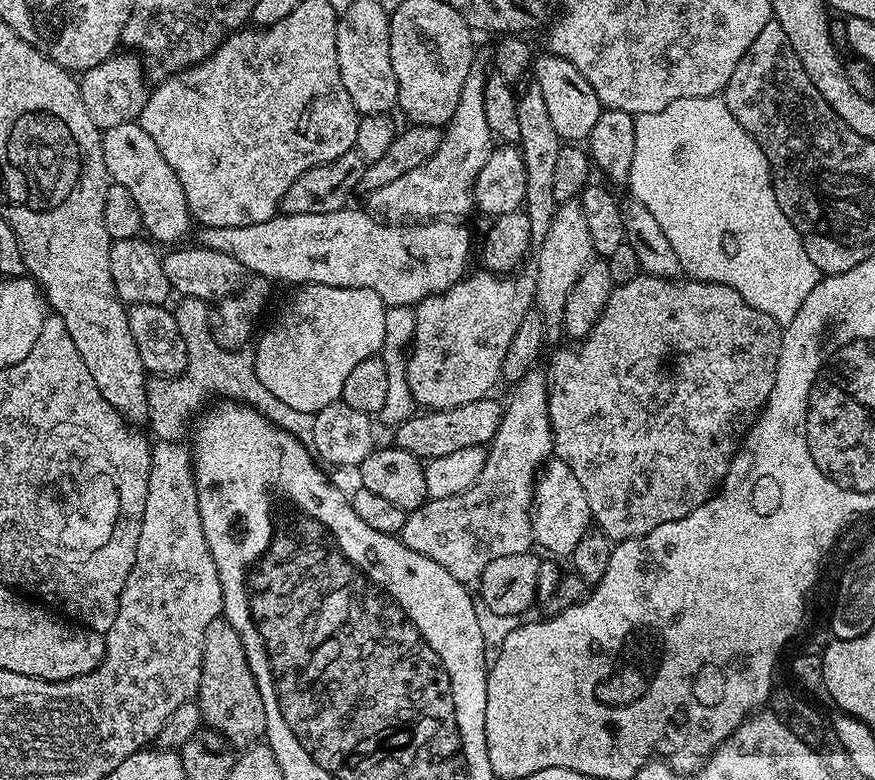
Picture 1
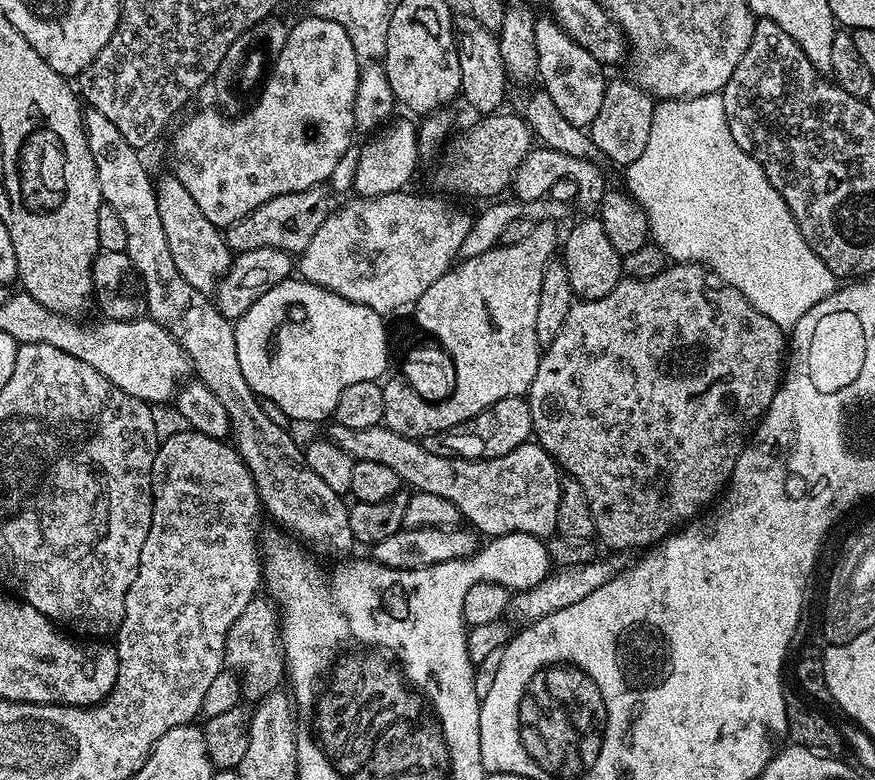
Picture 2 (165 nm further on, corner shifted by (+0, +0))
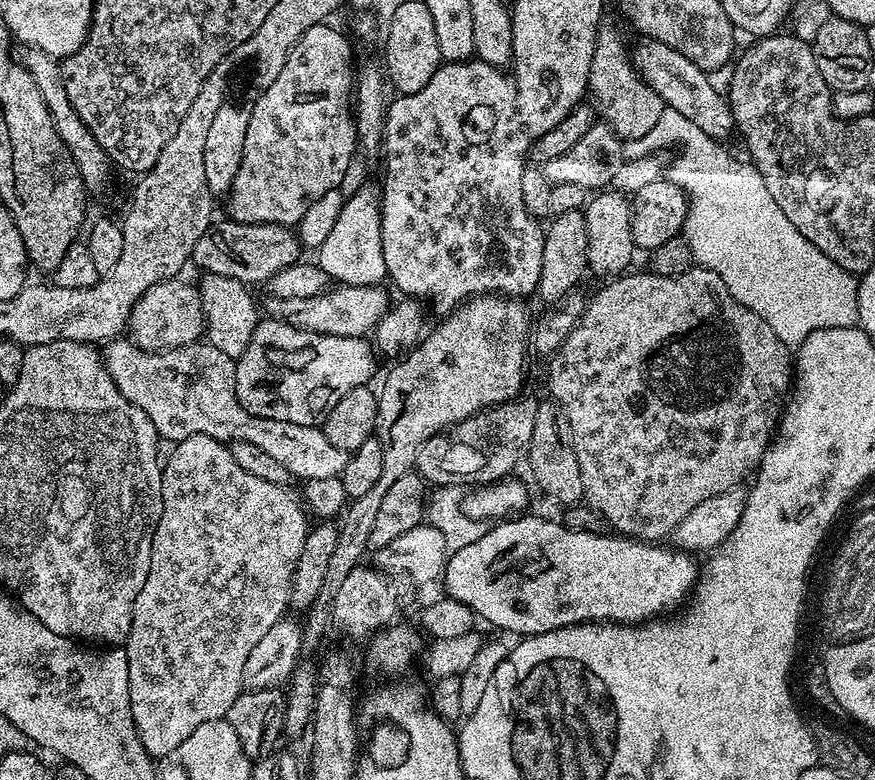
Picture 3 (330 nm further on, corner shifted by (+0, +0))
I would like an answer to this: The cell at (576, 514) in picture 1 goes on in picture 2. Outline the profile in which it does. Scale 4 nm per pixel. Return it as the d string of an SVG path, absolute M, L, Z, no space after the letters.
M337 423L331 427L330 438L342 446L353 461L382 462L382 466L390 466L409 489L446 498L477 533L485 532L485 537L521 532L548 538L556 532L562 472L548 451L535 442L518 446L510 450L510 454L495 456L492 460L457 460L454 456L434 454L426 450L421 441L394 434L394 430L385 428L383 423L357 432Z

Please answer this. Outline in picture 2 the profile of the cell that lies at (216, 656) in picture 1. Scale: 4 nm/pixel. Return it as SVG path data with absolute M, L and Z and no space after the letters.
M267 599L251 600L242 610L226 636L224 662L229 669L238 670L242 677L245 701L259 702L285 683L284 650L280 646L280 614Z

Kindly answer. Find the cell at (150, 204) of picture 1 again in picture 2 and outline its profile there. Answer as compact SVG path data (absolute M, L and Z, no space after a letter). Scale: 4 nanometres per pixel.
M174 174L158 180L156 201L158 214L162 214L162 226L166 230L170 255L174 257L174 266L178 266L178 274L182 274L182 278L186 278L194 290L205 294L215 293L217 284L228 272L234 257L232 249L224 240L224 232L214 222L210 222L202 210L198 210L198 202L190 198L190 190L186 190L186 186L182 186Z

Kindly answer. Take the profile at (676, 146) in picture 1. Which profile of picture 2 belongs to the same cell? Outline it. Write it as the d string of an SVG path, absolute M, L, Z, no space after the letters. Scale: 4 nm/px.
M711 92L689 100L660 100L654 107L654 118L650 122L650 138L646 141L646 150L642 150L642 155L633 164L627 165L626 172L628 172L626 191L631 199L644 208L644 213L648 215L648 231L651 239L654 244L656 240L657 246L669 256L669 261L702 264L709 272L717 272L725 282L737 288L741 296L752 303L754 310L766 314L766 318L770 318L770 322L774 322L779 328L791 330L798 322L798 318L802 318L802 314L810 310L810 306L818 306L822 298L836 291L838 277L829 270L826 262L822 262L822 258L818 258L818 254L814 254L814 250L810 250L806 238L802 238L798 230L796 219L790 214L778 190L774 190L774 186L766 178L760 163L752 157L751 152L742 150L738 142L734 142L734 134L730 134L730 126L726 122L724 97L721 93Z

